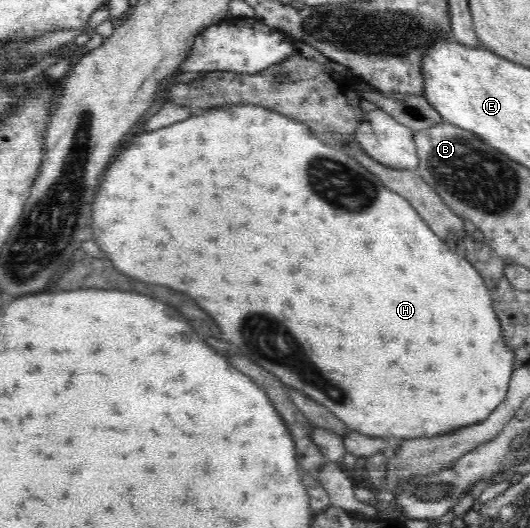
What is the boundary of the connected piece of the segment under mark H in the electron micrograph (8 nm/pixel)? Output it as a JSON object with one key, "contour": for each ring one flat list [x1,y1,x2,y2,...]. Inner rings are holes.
{"contour":[[260,104,208,109,200,116,126,138,116,160,103,173,93,200,91,218,92,239,120,272,144,282,170,286,196,298,216,320,220,330,224,330,226,338,242,350,242,354,278,376,284,386,288,384,326,406,349,430,371,437,401,440,418,436,436,437,440,433,482,422,506,398,514,372,514,352,503,342,503,329,491,294,477,268,447,247,406,198,386,188,378,176,346,154,343,146,326,143,309,126,282,114,268,112,266,108,260,108],[200,138,206,138,204,144,208,148,198,148],[206,264,216,264,214,268,218,270,198,270,206,268]]}

